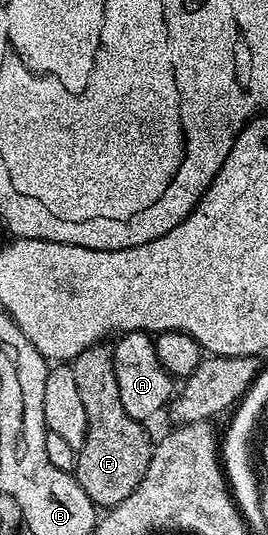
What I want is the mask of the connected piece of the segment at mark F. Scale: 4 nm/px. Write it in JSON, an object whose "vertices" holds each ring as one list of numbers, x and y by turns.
{"vertices":[[110,345,90,347,72,360,72,374,80,392,80,401,88,417,84,445,72,472,88,493,88,497,102,509,109,509,124,501,140,485,148,469,152,438,139,420,128,417,124,401,120,401,120,385,116,385,114,348]]}

